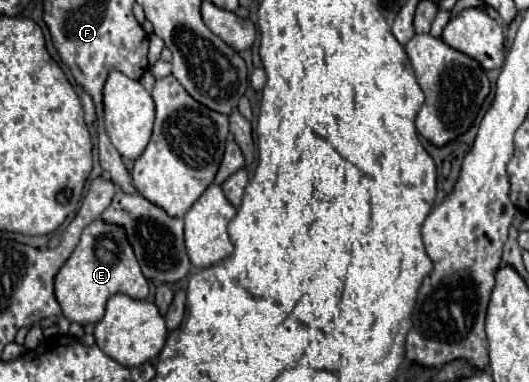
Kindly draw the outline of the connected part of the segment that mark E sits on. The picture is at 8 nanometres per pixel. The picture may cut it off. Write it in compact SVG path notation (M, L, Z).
M98 218L82 230L82 238L78 246L74 248L72 256L66 260L66 264L56 274L54 294L62 306L62 314L70 322L96 324L104 316L108 298L118 292L128 294L130 298L146 298L150 292L150 286L126 238L124 226L110 224Z

